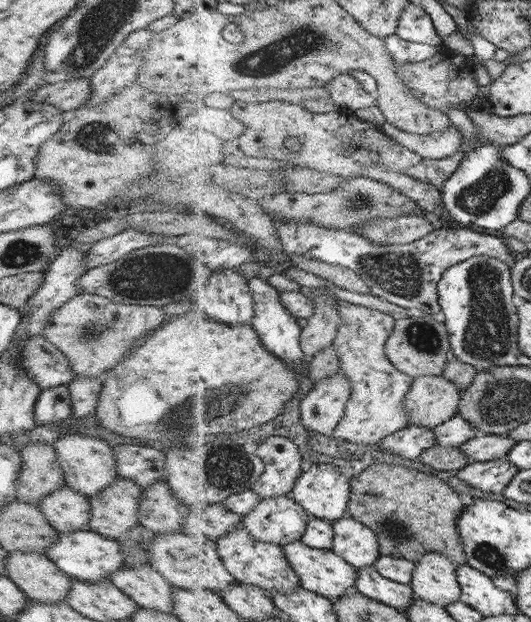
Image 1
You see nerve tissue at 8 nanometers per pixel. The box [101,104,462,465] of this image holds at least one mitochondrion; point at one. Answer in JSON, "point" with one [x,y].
{"point":[218,400]}

